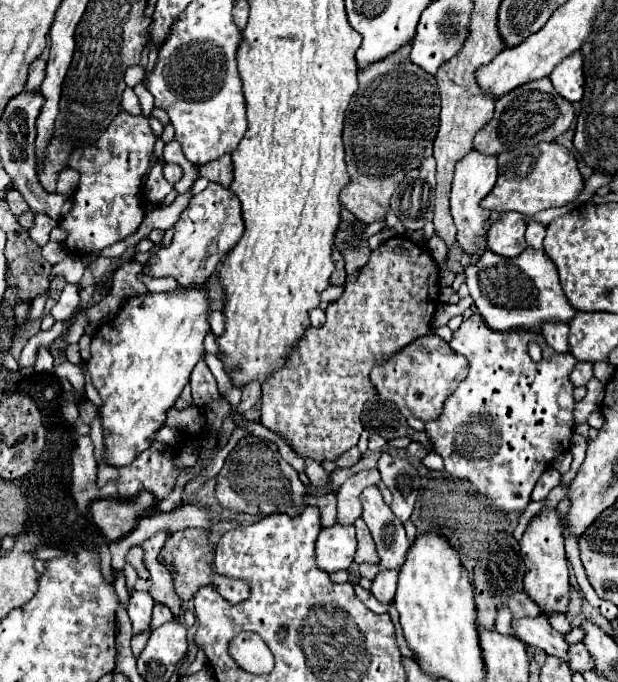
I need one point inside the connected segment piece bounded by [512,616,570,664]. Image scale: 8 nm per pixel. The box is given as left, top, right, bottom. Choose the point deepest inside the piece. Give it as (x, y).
(537, 631)

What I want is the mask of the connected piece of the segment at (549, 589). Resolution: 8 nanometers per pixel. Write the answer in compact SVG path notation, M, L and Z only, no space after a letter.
M542 510L538 518L534 518L520 540L520 552L526 562L526 576L524 576L524 592L530 600L534 600L540 612L550 618L552 614L568 612L570 602L570 584L568 584L568 560L564 554L564 538L562 526L558 520L556 510Z

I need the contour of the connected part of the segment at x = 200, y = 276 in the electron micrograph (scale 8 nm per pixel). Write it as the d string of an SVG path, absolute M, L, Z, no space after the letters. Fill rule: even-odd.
M210 182L204 192L190 198L188 208L184 210L184 222L176 224L172 242L168 246L162 246L156 254L152 254L148 260L150 268L142 272L154 278L172 276L182 288L204 286L214 268L218 266L218 262L240 240L242 232L244 232L244 220L242 220L240 202L228 188Z

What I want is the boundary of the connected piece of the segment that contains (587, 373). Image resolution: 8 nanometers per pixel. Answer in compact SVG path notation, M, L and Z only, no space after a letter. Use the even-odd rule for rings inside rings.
M578 362L570 372L570 382L574 386L586 386L590 378L592 378L592 364L588 362Z

